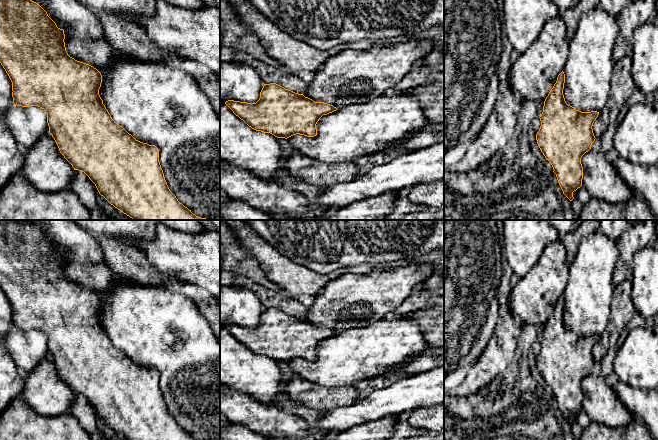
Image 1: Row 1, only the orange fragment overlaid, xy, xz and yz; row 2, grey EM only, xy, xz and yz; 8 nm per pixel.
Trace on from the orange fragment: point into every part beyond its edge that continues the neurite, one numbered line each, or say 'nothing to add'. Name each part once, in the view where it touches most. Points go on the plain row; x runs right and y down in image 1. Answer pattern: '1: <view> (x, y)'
nothing to add

